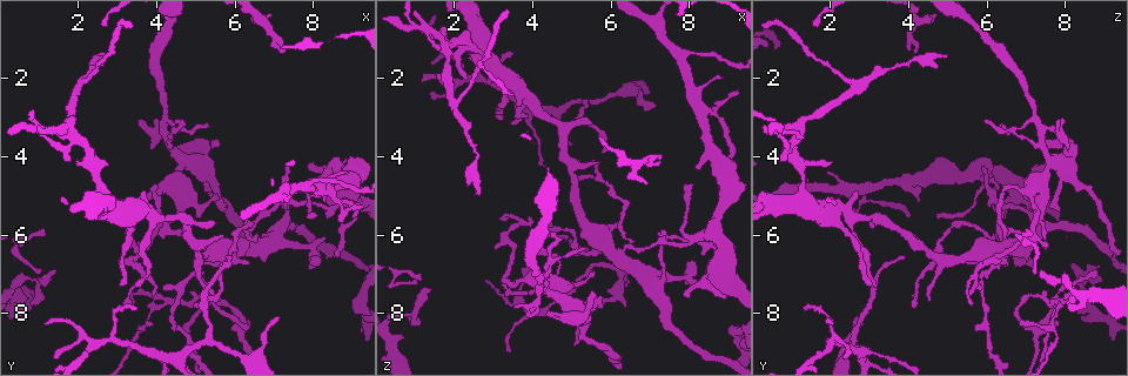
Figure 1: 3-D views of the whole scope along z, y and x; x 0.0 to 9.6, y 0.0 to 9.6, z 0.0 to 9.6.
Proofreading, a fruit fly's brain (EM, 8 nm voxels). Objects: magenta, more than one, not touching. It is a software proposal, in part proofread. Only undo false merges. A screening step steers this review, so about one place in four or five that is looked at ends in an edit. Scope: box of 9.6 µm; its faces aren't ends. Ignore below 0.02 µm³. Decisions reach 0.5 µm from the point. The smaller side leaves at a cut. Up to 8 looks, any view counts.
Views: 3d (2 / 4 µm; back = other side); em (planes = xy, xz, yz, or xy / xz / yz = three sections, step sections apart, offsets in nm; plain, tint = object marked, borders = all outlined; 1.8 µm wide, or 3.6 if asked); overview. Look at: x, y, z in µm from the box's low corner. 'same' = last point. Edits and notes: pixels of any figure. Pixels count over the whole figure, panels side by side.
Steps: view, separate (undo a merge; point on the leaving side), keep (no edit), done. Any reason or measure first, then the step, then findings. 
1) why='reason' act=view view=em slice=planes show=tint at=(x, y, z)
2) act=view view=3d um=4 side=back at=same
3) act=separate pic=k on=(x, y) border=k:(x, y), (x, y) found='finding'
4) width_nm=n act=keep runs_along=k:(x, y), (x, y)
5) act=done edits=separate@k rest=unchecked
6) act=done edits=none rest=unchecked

why='branch point' act=view view=em slice=planes show=tint at=(1.05, 3.20, 0.65)

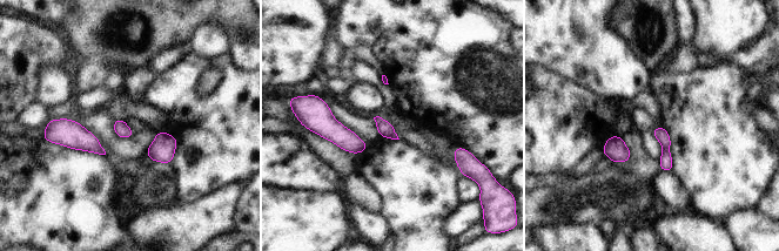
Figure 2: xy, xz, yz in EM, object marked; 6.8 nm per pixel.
width_nm=90 act=separate pic=2 on=(665, 162) border=2:(663, 149), (669, 150) found='a second neuron is stuck on'

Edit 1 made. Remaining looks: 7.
why='sharp bend' act=view view=3d um=4 at=(4.15, 3.35, 7.40)

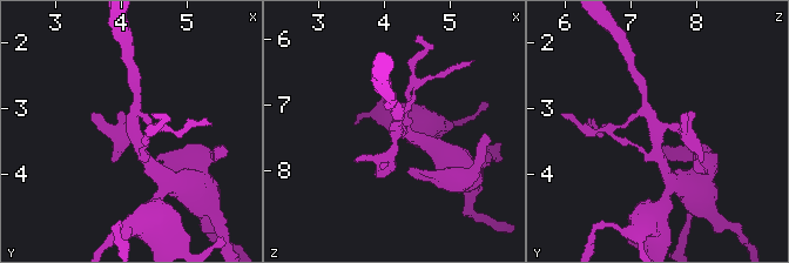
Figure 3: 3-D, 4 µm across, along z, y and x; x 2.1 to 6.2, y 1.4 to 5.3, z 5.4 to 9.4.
act=view view=em um=3.6 slice=yz step=4 show=tint at=(4.20, 3.35, 7.35)

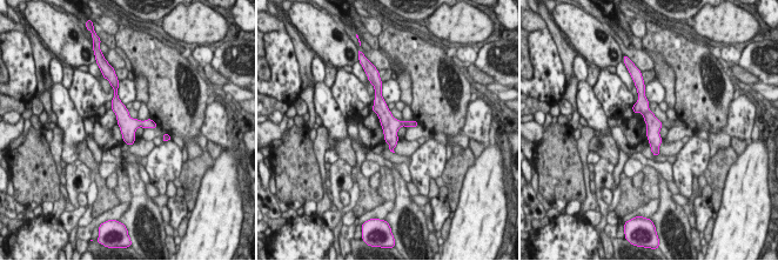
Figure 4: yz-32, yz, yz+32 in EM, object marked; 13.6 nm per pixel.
act=view view=em um=3.6 slice=planes show=tint at=same

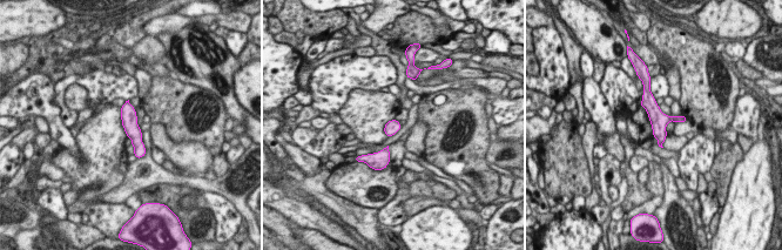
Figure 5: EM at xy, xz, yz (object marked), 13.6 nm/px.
width_nm=190 act=keep runs_along=5:(127, 106), (130, 128), (140, 154) found='all the same neuron'

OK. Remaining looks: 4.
why='redraw' act=view view=overview

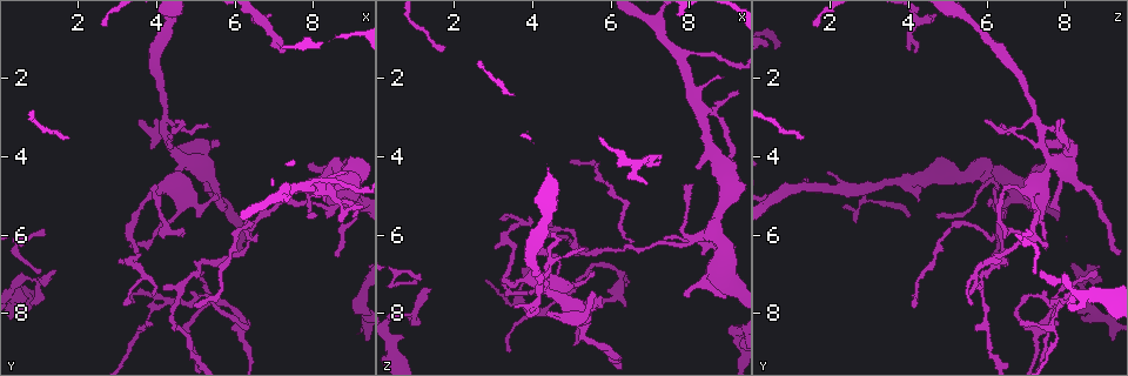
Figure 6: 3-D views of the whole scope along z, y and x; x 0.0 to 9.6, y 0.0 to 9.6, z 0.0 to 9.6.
why='three arms meet' act=view view=em slice=planes show=tint at=(6.20, 8.40, 7.35)

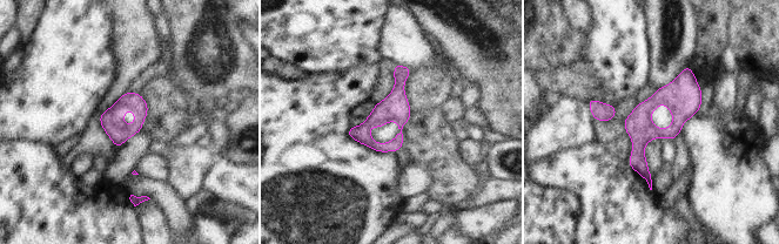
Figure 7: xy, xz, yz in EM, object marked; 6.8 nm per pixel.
act=keep runs_along=7:(687, 69), (640, 115), (647, 177) found='one neuron here'

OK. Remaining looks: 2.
act=done edits=separate@2 rest=unchecked

